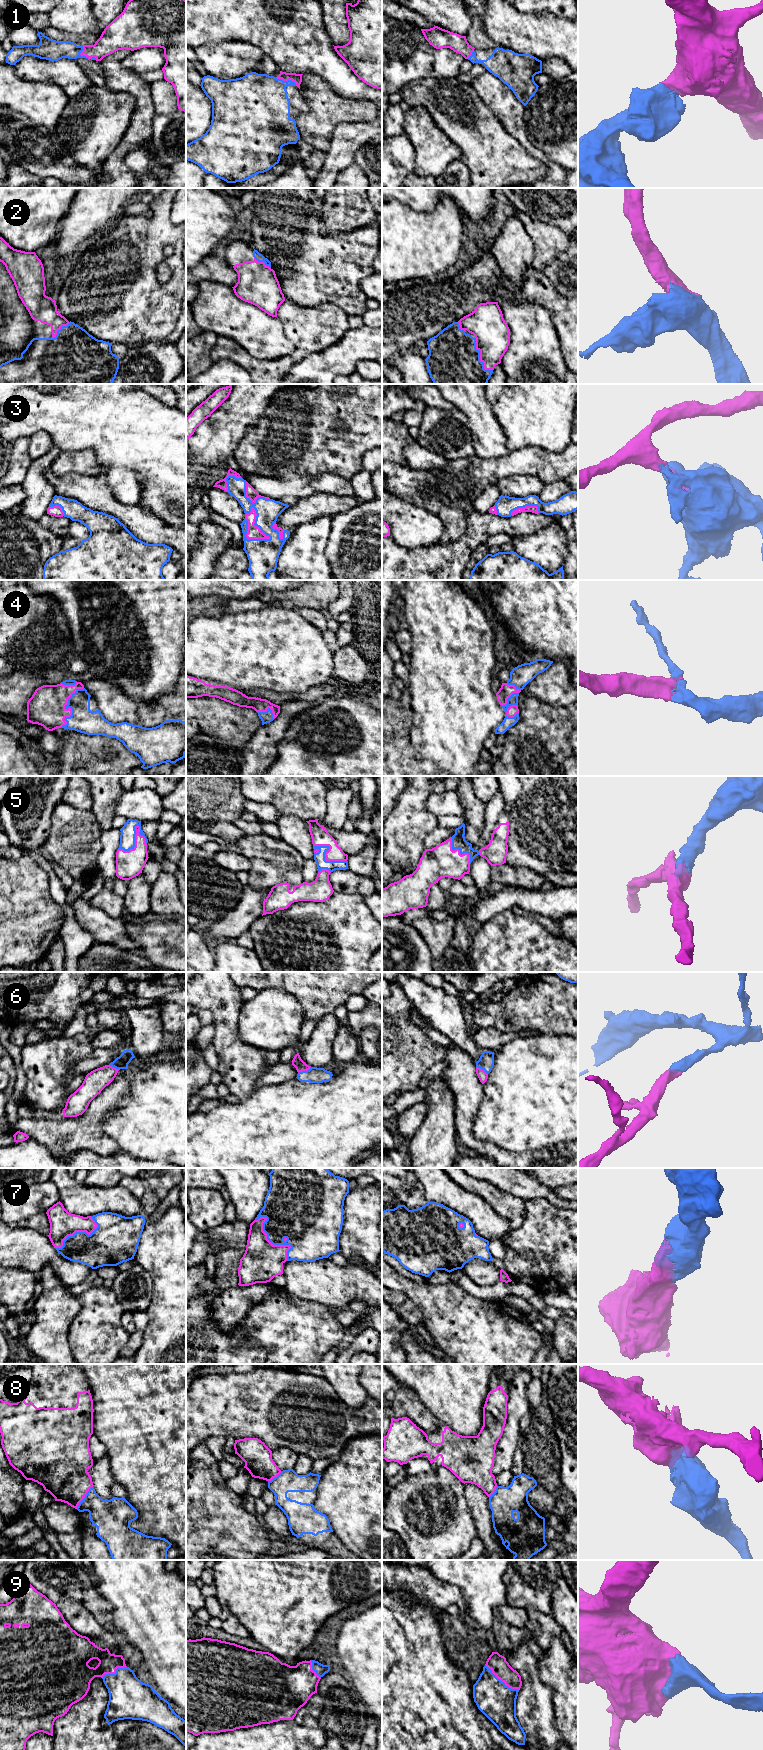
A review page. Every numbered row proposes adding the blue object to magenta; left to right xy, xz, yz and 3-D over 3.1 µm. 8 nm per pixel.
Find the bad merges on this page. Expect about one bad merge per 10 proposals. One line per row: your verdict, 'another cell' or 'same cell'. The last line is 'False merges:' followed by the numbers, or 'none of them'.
1: same cell
2: same cell
3: same cell
4: same cell
5: same cell
6: same cell
7: same cell
8: another cell
9: same cell
False merges: 8

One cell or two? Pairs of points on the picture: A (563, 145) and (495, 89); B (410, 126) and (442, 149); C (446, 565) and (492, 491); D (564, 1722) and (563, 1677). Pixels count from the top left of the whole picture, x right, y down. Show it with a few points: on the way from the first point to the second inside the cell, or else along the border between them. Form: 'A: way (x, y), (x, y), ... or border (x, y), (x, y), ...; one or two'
A: border (524, 106), (524, 130), (528, 136); two
B: way (418, 129), (434, 145); one
C: border (474, 509), (488, 513); two
D: way (564, 1711), (564, 1688); one

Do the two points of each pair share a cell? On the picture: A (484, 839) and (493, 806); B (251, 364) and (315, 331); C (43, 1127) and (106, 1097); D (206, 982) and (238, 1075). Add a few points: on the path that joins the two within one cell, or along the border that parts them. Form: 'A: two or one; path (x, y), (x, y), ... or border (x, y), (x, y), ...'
A: one; path (487, 831), (491, 814)
B: one; path (268, 366), (283, 365), (304, 348)
C: one; path (59, 1127), (79, 1127), (93, 1113)
D: one; path (227, 1004), (227, 1046), (232, 1052)

